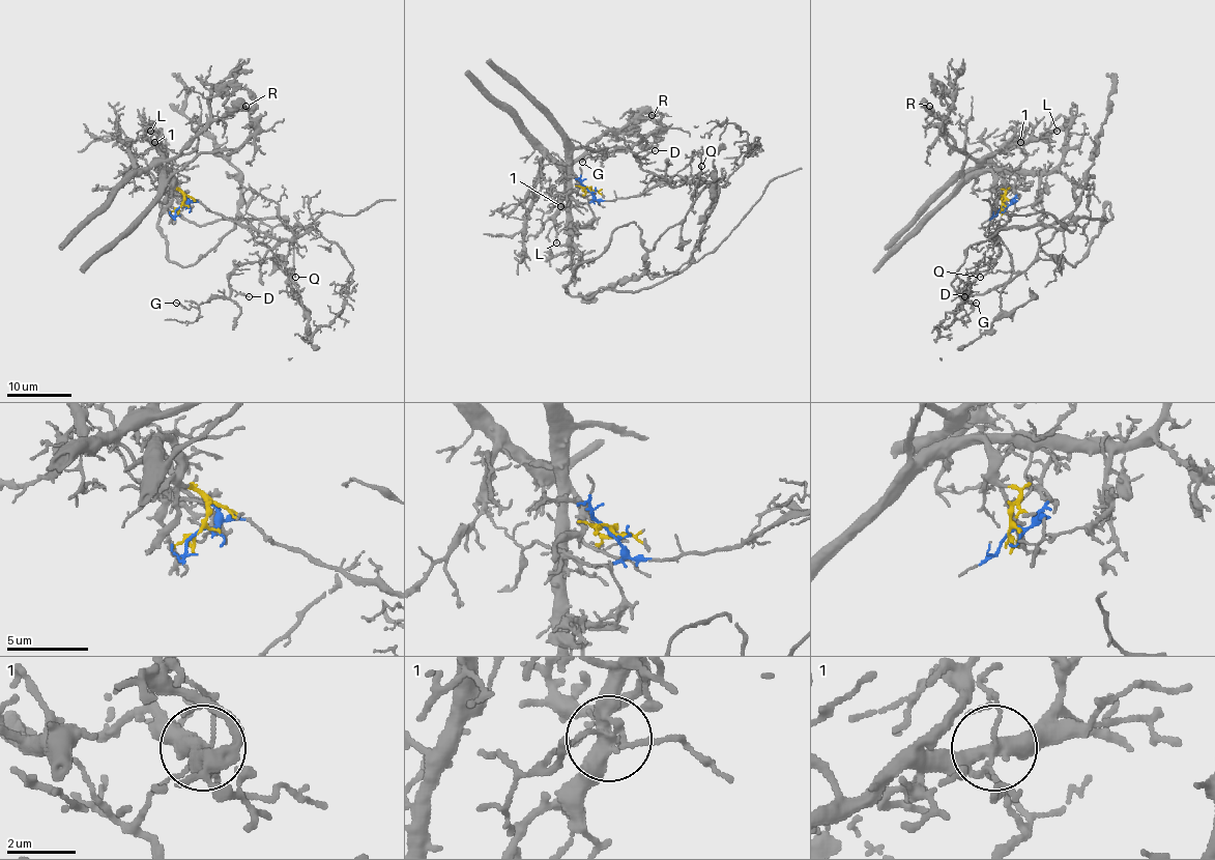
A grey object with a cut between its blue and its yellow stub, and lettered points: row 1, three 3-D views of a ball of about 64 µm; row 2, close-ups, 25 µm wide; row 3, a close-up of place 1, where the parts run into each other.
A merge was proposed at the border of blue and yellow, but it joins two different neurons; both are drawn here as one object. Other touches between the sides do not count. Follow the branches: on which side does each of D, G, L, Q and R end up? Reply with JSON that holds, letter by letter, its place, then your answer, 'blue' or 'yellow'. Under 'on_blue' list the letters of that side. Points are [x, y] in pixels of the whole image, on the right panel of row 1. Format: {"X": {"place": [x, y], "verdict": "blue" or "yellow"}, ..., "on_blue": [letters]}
{"D": {"place": [964, 296], "verdict": "blue"}, "G": {"place": [976, 303], "verdict": "blue"}, "L": {"place": [1057, 131], "verdict": "yellow"}, "Q": {"place": [980, 277], "verdict": "blue"}, "R": {"place": [929, 106], "verdict": "yellow"}, "on_blue": ["D", "G", "Q"]}

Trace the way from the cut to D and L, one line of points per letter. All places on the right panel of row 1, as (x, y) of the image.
D: (1003, 205), (1014, 202), (1009, 220), (992, 236), (1001, 248), (1001, 254), (968, 280), (971, 292), (963, 295)
L: (1003, 205), (1004, 193), (991, 170), (997, 171), (986, 165), (985, 159), (1015, 142), (1058, 131)

